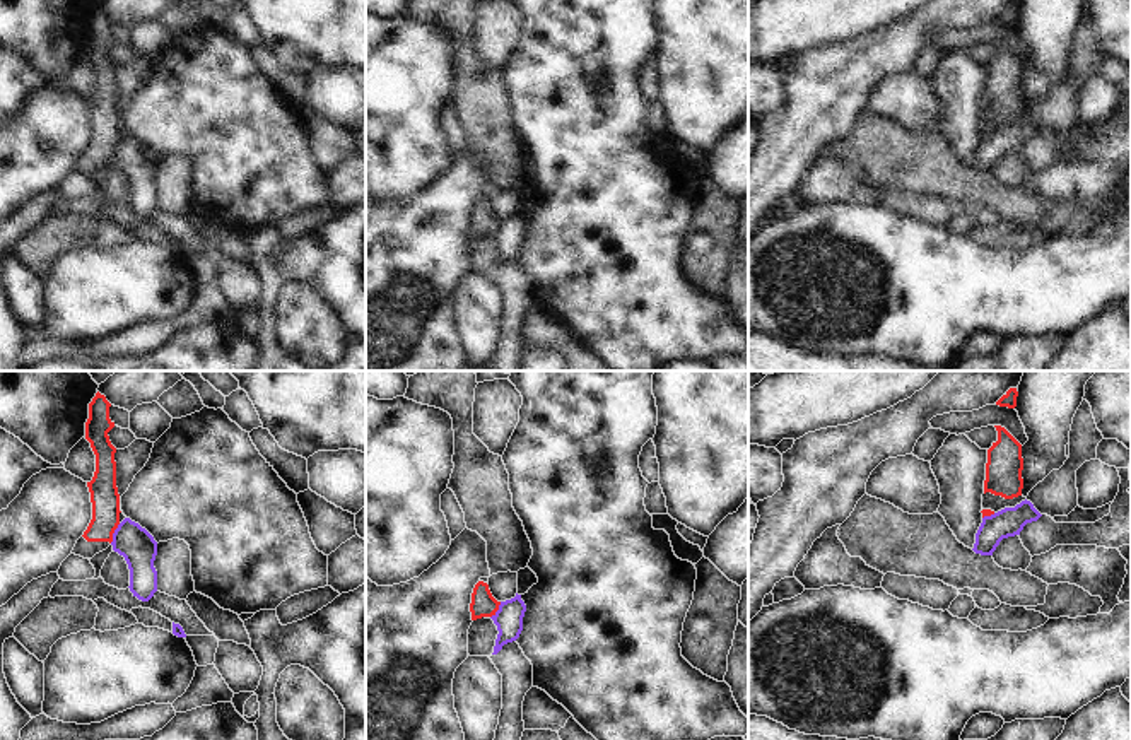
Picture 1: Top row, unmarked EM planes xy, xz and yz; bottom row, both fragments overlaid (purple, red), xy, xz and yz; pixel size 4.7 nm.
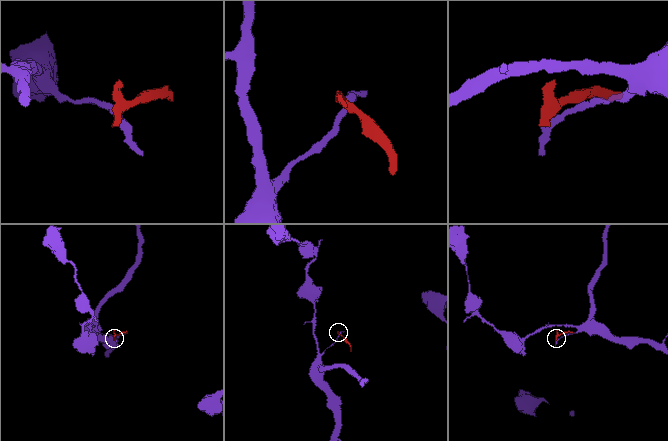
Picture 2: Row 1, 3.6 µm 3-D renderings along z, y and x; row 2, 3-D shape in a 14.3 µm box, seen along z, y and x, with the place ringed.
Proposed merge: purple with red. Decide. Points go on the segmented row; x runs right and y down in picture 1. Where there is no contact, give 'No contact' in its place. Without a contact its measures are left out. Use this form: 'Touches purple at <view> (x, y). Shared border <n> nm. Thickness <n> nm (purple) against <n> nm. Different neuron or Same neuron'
Touches purple at xy (113, 534). Shared border 110 nm. Thickness 170 nm (purple) against 140 nm. Different neuron.

